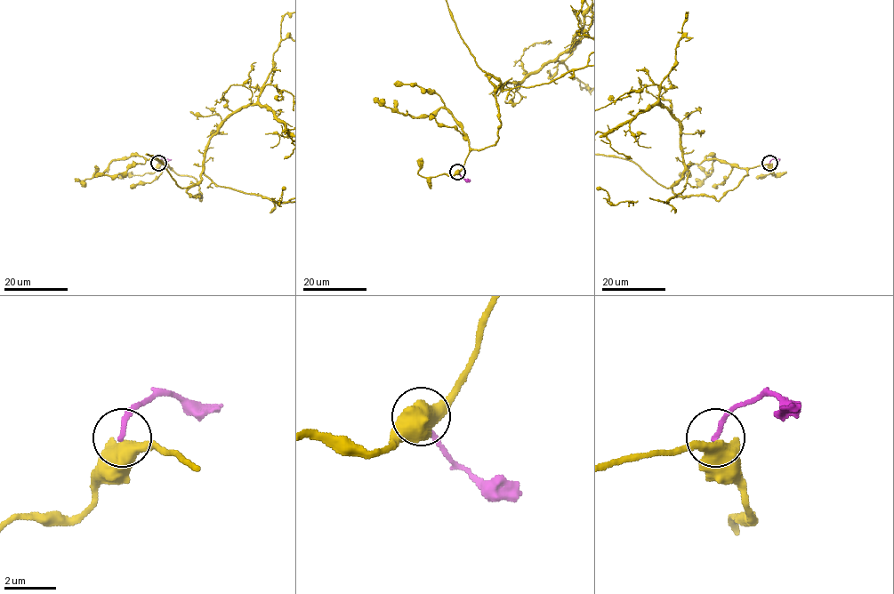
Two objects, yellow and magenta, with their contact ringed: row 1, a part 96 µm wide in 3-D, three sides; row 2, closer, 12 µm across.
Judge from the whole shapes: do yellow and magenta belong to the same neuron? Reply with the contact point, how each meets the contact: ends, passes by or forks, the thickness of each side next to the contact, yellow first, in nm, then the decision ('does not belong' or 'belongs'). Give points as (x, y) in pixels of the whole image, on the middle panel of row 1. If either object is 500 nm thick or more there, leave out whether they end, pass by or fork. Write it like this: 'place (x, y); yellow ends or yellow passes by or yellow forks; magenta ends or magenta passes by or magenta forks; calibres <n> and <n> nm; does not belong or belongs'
place (457, 172); calibres 500 and 180 nm; does not belong

